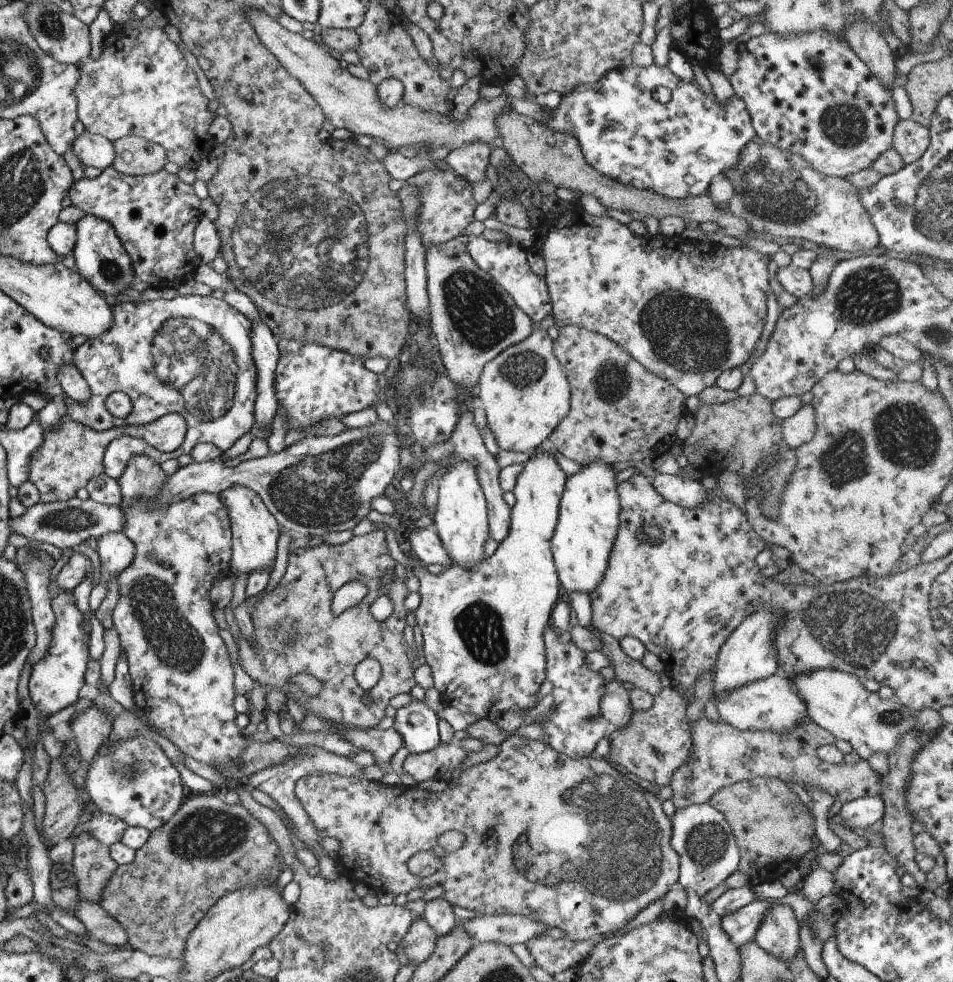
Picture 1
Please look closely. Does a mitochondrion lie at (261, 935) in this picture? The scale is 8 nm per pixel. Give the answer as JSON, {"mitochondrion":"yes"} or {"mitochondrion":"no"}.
{"mitochondrion":"no"}

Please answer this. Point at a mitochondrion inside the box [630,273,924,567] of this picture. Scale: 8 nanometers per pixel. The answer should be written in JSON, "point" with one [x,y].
{"point":[683,331]}

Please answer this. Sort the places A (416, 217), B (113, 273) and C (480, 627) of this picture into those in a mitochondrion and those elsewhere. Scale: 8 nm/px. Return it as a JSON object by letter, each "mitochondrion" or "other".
{"A":"other","B":"mitochondrion","C":"mitochondrion"}

